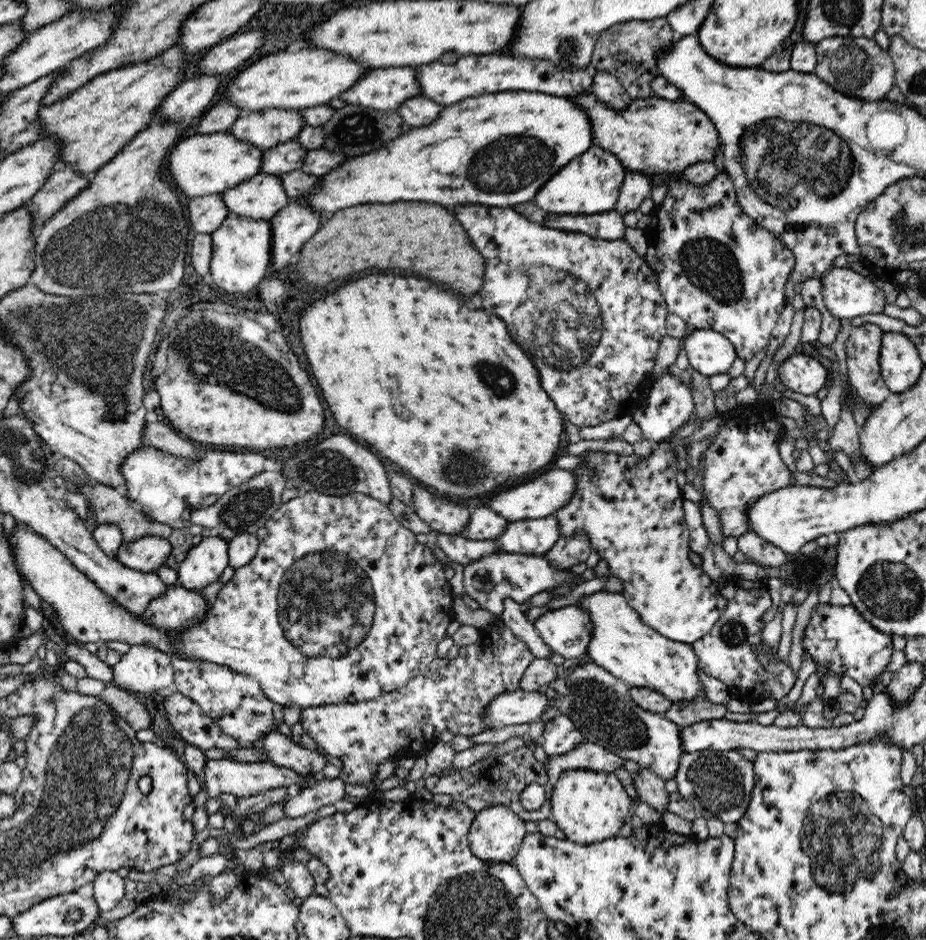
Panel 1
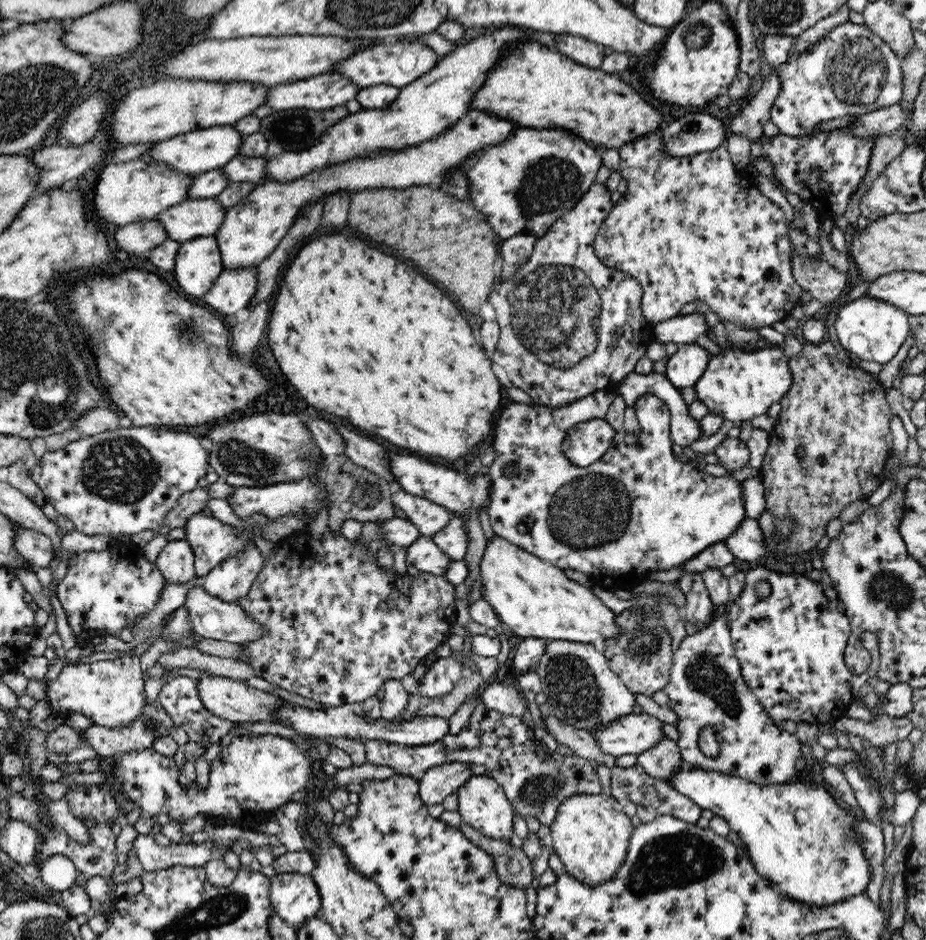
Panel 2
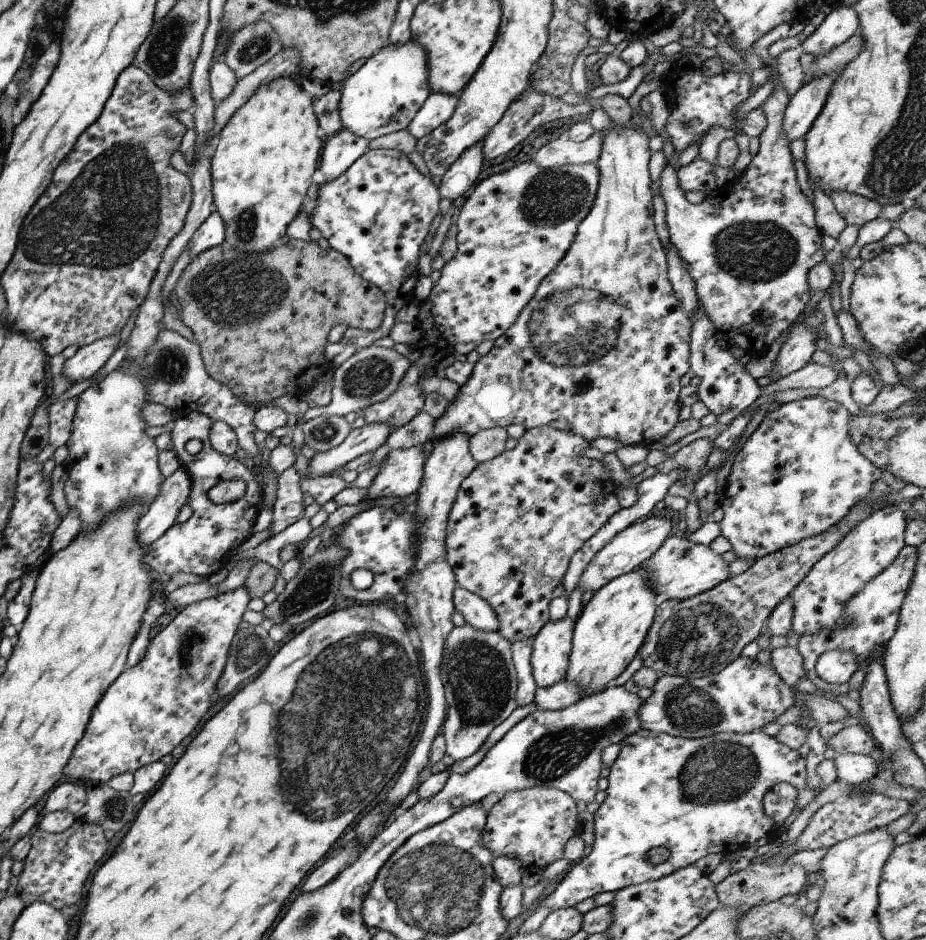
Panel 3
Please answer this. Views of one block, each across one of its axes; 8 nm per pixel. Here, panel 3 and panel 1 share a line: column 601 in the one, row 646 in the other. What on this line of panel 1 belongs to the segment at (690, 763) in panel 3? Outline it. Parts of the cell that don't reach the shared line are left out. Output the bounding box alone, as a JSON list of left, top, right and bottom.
[803,603,896,687]

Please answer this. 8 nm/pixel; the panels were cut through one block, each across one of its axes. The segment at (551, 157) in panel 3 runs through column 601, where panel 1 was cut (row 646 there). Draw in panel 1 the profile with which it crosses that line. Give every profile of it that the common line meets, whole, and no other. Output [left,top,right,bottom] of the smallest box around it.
[112,645,174,697]

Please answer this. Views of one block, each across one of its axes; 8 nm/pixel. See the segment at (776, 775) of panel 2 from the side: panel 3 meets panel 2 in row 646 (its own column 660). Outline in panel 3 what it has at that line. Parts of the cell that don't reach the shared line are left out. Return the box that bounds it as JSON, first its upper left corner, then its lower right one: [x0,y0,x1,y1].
[638,655,796,739]

